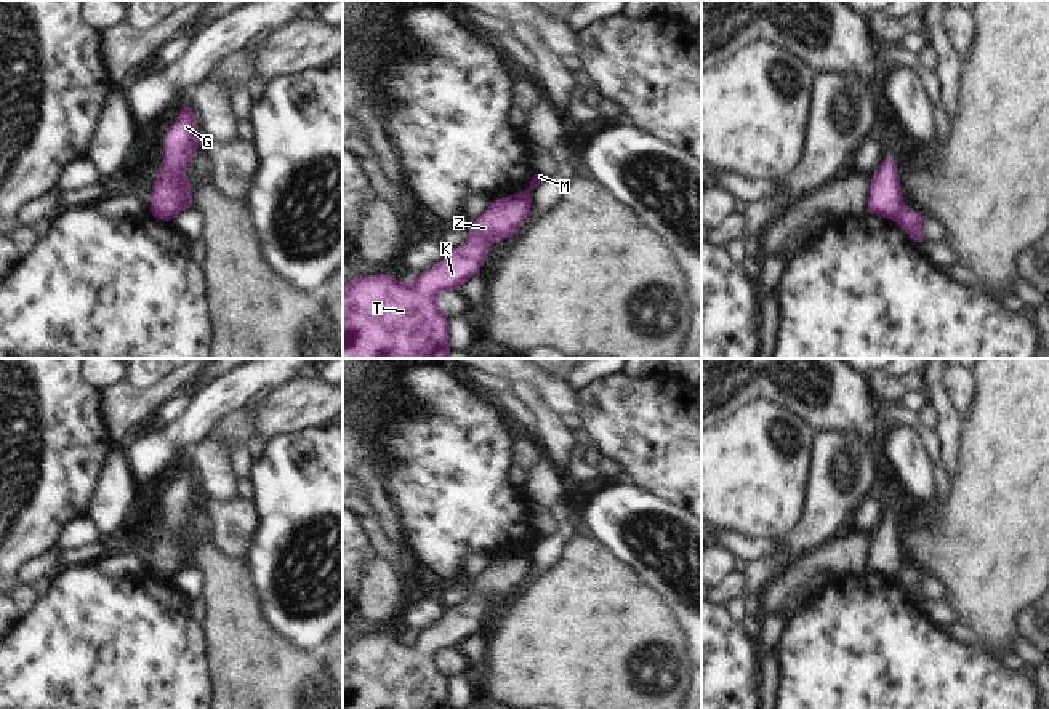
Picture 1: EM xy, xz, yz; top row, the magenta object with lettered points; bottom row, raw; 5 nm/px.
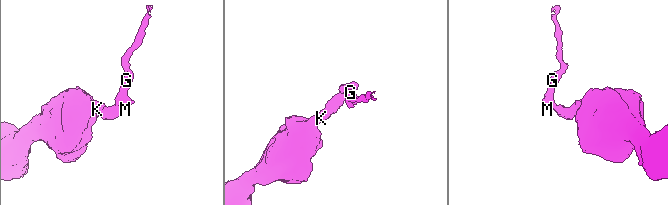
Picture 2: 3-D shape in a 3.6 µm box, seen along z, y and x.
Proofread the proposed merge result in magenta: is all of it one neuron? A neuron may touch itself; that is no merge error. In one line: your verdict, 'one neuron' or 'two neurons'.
two neurons

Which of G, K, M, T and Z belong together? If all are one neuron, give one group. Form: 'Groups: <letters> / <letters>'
Groups: G M / K T Z

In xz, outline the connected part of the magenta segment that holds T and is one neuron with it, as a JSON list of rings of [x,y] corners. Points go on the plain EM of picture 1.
[[[525,551],[493,559],[488,568],[471,581],[466,603],[450,608],[432,627],[415,640],[402,642],[388,632],[351,637],[343,647],[343,709],[452,709],[447,703],[448,675],[439,667],[437,655],[461,643],[480,629],[496,597],[512,597],[532,570]]]

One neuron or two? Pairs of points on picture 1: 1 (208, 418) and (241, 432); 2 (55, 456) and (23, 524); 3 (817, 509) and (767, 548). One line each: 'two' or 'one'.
1: two
2: one
3: two

